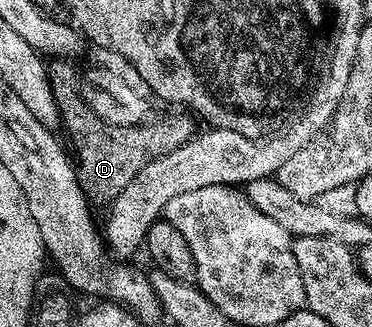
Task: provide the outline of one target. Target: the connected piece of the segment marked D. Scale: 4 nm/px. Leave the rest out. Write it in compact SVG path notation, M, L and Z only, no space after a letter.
M54 58L48 64L49 84L57 102L59 123L62 128L65 126L65 131L69 134L68 146L75 160L77 181L85 198L93 205L109 205L113 199L119 197L119 193L123 193L123 189L127 189L127 185L134 179L135 173L143 169L143 165L188 143L195 134L194 120L185 114L186 116L169 115L158 123L146 121L140 127L111 125L95 117L87 101L83 101L79 90L79 71L76 71L73 65L70 60L59 58Z

